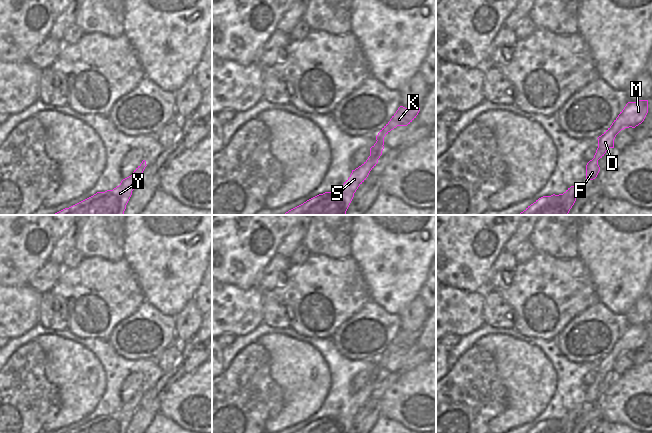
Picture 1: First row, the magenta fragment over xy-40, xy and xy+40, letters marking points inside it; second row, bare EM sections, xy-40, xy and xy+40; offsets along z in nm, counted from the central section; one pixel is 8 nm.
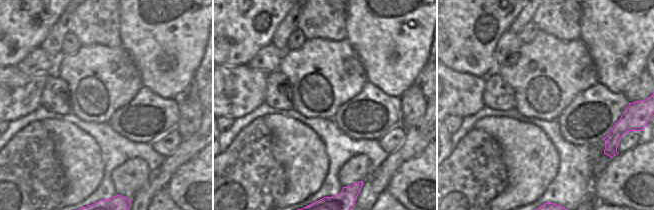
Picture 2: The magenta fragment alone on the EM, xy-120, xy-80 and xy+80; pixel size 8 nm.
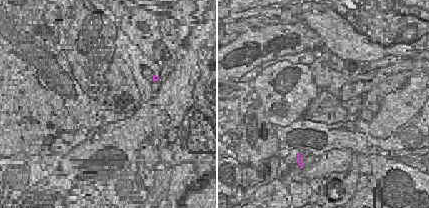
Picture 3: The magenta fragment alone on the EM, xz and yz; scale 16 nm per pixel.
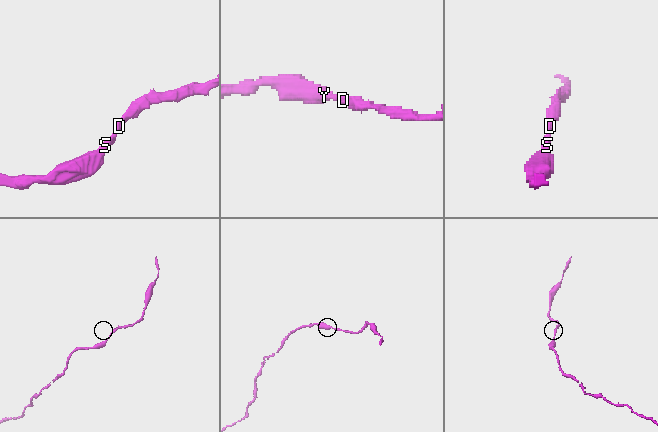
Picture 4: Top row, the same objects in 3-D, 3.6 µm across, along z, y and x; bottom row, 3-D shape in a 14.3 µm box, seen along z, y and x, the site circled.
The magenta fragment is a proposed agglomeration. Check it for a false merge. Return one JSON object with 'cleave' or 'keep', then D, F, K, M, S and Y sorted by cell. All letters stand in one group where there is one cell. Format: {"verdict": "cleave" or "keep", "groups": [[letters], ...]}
{"verdict": "keep", "groups": [["D", "F", "K", "M", "S", "Y"]]}

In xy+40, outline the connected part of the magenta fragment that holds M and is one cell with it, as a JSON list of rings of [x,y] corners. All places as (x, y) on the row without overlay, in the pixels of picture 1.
[[[648,324],[628,326],[612,349],[598,363],[598,372],[594,382],[586,389],[586,405],[597,401],[600,391],[598,384],[604,380],[609,372],[614,372],[616,359],[625,352],[635,352],[641,348],[648,337]]]

